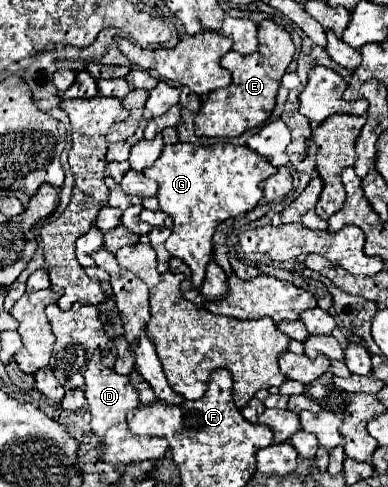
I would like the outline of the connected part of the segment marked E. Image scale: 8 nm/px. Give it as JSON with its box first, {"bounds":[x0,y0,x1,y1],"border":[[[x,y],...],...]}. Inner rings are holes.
{"bounds":[195,19,295,137],"border":[[[271,19],[257,25],[257,39],[257,51],[251,55],[235,55],[233,51],[223,55],[221,67],[231,71],[233,81],[227,89],[217,89],[203,101],[203,107],[195,117],[195,131],[199,137],[239,137],[247,129],[259,127],[269,119],[281,77],[293,61],[295,45],[291,35]]]}

